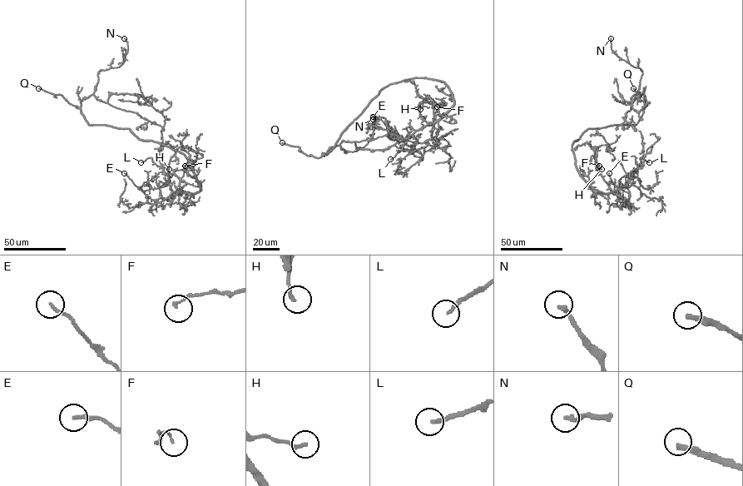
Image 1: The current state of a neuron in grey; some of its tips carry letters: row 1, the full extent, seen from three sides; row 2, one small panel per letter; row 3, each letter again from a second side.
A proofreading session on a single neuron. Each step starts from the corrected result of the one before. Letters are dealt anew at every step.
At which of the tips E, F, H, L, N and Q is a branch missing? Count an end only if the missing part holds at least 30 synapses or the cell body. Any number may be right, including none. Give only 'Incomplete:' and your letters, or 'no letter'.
Incomplete: H, L, Q

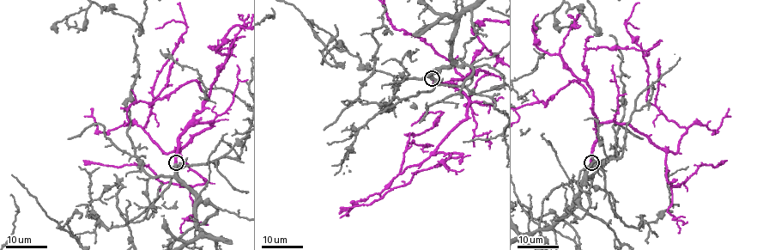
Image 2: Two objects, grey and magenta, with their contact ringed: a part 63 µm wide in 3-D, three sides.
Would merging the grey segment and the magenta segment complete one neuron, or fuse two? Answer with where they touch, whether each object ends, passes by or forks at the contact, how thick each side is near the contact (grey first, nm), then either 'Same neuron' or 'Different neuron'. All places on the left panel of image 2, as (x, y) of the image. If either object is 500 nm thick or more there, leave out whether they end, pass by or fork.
Place: (176, 162). Thickness 420 nm (grey) against 550 nm. Same neuron

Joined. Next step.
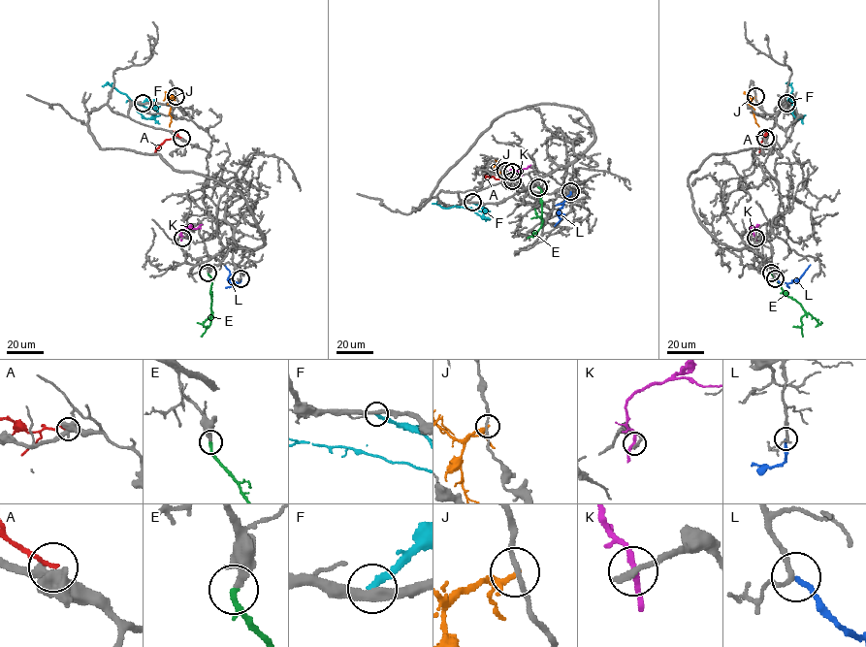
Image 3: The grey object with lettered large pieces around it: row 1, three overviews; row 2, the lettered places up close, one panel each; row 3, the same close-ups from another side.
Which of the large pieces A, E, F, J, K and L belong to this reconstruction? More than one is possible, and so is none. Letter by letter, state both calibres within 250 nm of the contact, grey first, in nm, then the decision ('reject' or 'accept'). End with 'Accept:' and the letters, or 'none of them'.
A: 550 nm thick on the grey side, 160 nm on the other; reject
E: 260 nm thick on the grey side, 170 nm on the other; accept
F: 360 nm thick on the grey side, 240 nm on the other; reject
J: 190 nm thick on the grey side, 120 nm on the other; reject
K: 320 nm thick on the grey side, 240 nm on the other; reject
L: 200 nm thick on the grey side, 220 nm on the other; accept
Accept: E, L

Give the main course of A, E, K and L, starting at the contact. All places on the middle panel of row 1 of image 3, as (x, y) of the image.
A: (512, 180), (485, 177)
E: (538, 187), (542, 194), (542, 221), (541, 216), (530, 218)
K: (512, 172), (511, 169), (517, 171), (532, 167)
L: (570, 191), (559, 210), (560, 220), (555, 226)

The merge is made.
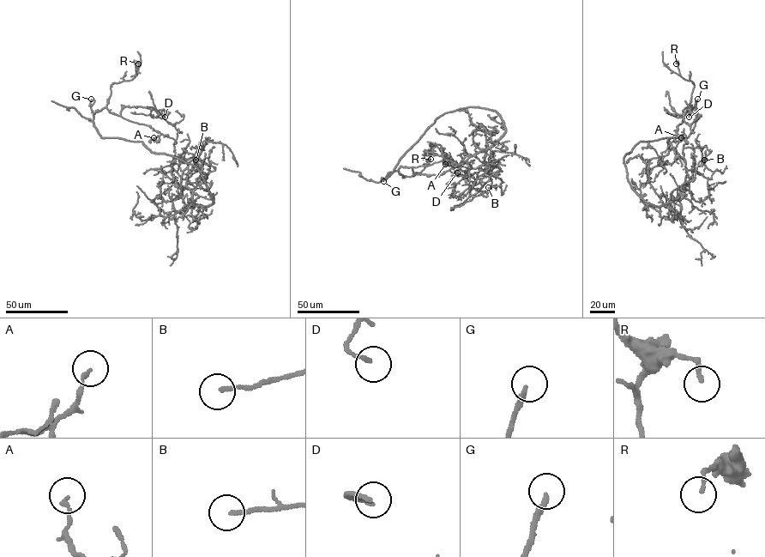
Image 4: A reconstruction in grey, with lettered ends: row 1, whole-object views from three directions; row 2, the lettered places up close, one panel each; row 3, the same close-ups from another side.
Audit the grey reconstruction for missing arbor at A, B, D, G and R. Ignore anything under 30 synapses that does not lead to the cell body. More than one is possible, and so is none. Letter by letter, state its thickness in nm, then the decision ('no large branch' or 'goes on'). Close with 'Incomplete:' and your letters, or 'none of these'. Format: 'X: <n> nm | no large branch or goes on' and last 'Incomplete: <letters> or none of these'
A: 170 nm | no large branch
B: 160 nm | no large branch
D: 160 nm | no large branch
G: 200 nm | goes on
R: 160 nm | no large branch
Incomplete: G

